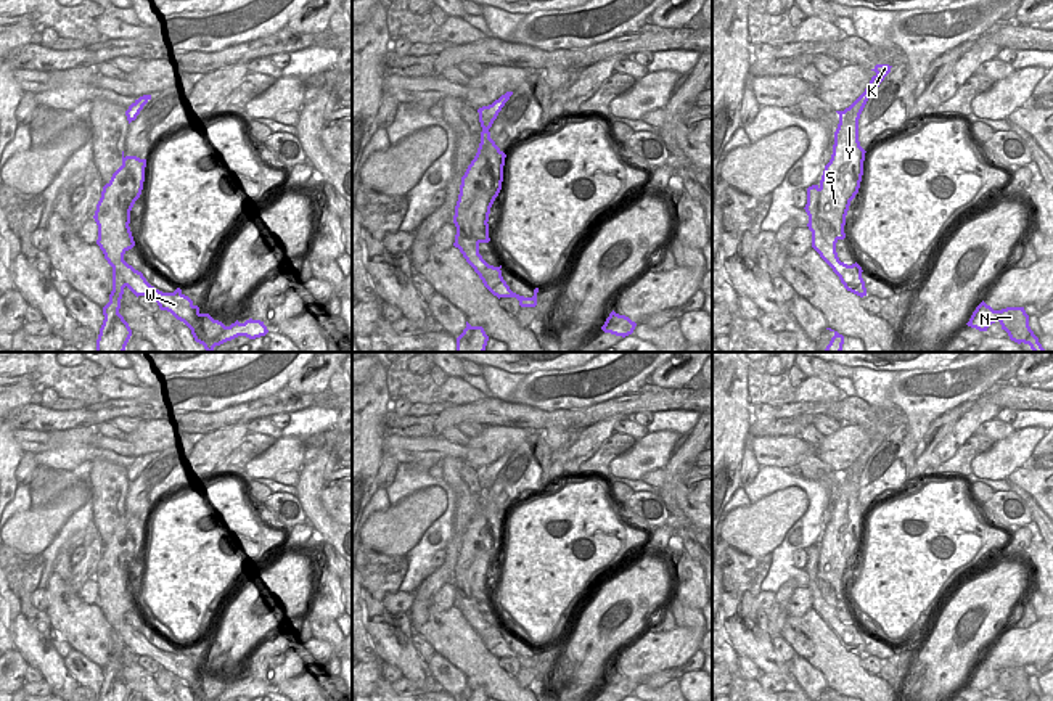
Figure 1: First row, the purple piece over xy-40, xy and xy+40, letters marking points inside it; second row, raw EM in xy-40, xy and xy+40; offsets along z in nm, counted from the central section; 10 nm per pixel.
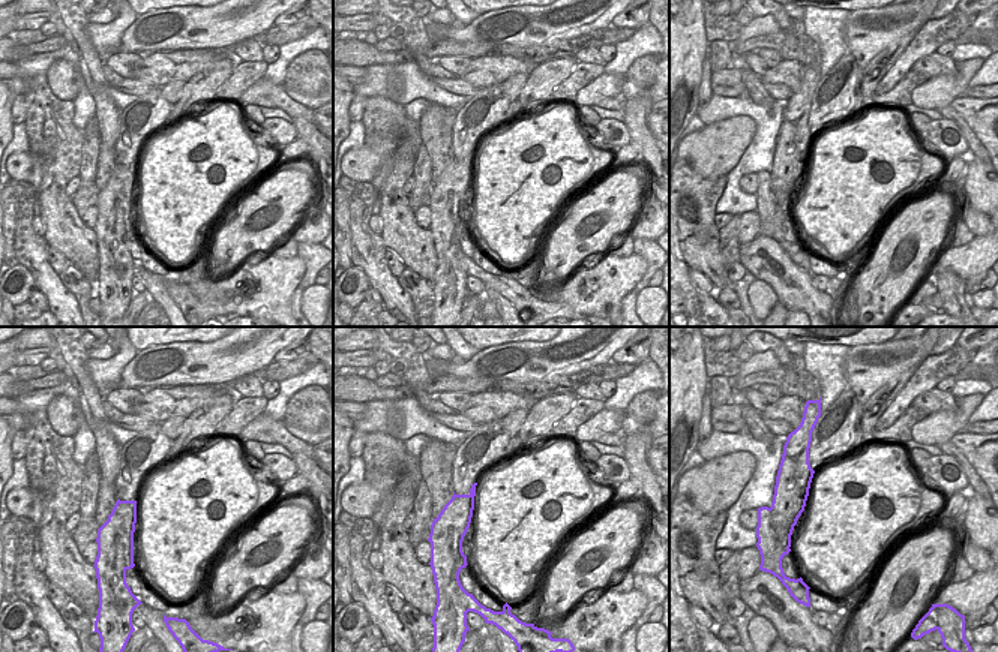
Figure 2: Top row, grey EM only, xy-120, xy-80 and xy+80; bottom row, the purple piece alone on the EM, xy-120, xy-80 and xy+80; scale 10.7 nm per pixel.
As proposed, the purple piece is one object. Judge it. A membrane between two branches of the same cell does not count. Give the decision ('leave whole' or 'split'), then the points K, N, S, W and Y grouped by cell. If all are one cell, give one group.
split | K S Y / N W

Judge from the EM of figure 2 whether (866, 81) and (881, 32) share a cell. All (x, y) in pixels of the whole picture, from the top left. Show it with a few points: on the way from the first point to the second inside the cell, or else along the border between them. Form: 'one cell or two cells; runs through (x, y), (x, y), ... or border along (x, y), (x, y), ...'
two cells; border along (904, 36), (883, 48), (862, 71)

